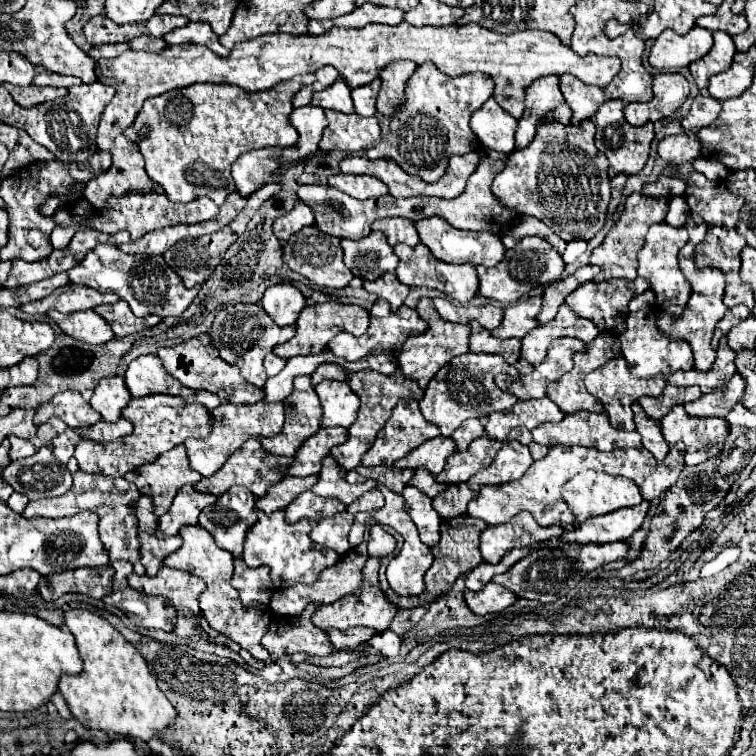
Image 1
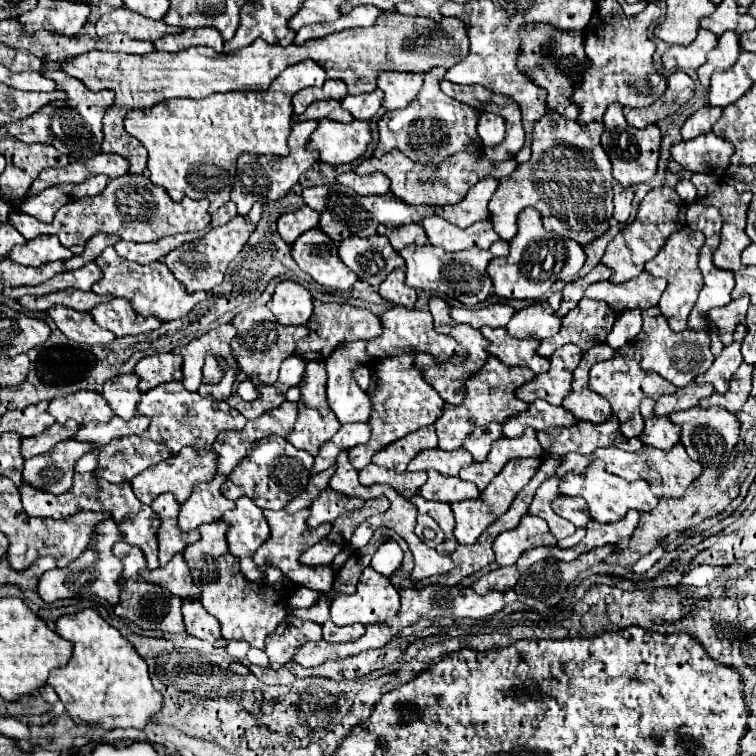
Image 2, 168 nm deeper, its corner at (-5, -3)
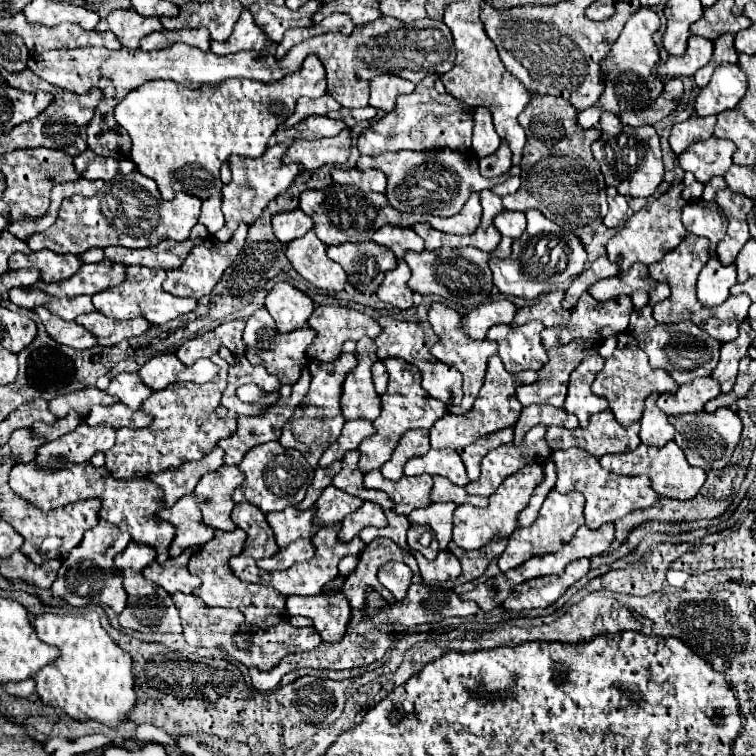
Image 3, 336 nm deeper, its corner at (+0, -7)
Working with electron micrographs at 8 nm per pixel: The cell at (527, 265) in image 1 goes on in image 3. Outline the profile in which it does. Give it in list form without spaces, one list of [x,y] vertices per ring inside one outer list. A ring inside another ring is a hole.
[[[527,210],[527,228],[521,238],[513,240],[513,252],[509,258],[491,258],[489,268],[493,272],[493,284],[505,296],[519,296],[533,300],[539,294],[553,290],[551,286],[573,280],[583,272],[587,252],[581,240],[573,232],[561,230],[555,222],[547,220],[539,210]]]

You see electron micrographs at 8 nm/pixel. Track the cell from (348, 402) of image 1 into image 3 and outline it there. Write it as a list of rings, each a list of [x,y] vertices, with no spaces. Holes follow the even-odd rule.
[[[361,338],[365,342],[365,356],[357,356],[357,366],[347,374],[341,386],[341,412],[345,420],[369,420],[379,416],[379,396],[373,390],[371,366],[377,362],[377,346],[371,338]]]

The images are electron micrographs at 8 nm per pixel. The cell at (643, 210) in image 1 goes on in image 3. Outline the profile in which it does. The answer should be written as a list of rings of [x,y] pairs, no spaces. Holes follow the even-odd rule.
[[[681,184],[671,186],[657,200],[649,202],[645,208],[641,208],[637,214],[633,214],[625,222],[625,226],[609,240],[607,258],[611,262],[619,262],[621,272],[629,270],[635,262],[641,262],[641,264],[659,262],[669,250],[677,248],[679,242],[687,236],[687,230],[681,224],[681,208],[683,206],[685,206],[685,200],[681,198]]]

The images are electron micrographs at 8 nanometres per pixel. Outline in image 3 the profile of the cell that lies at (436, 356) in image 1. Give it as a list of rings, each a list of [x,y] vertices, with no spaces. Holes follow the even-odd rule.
[[[431,304],[429,308],[429,324],[433,328],[433,332],[439,337],[439,341],[431,348],[431,354],[441,362],[452,366],[459,370],[463,374],[463,380],[465,380],[465,398],[461,402],[461,406],[447,406],[447,410],[451,414],[467,414],[479,394],[479,388],[483,386],[483,376],[485,376],[485,370],[487,370],[487,360],[489,356],[493,356],[497,352],[497,342],[489,342],[489,340],[471,340],[469,336],[465,336],[465,332],[461,330],[459,326],[461,322],[461,316],[445,306],[445,304]]]

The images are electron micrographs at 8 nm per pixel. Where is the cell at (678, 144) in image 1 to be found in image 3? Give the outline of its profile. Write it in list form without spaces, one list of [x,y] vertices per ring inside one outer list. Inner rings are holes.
[[[709,138],[705,142],[695,142],[689,146],[689,150],[683,150],[679,154],[679,166],[685,172],[691,172],[695,180],[709,182],[715,176],[725,176],[725,172],[731,168],[733,152],[733,142]]]

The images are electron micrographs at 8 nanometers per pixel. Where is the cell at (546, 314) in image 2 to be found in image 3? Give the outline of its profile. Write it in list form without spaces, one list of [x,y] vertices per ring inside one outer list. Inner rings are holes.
[[[555,290],[551,294],[547,294],[541,302],[537,302],[535,306],[525,306],[525,308],[519,308],[517,314],[515,314],[515,320],[513,320],[513,326],[519,326],[519,324],[527,324],[531,320],[539,320],[545,324],[545,328],[555,328],[555,326],[565,326],[567,320],[569,320],[569,310],[563,310],[561,308],[561,302],[563,300],[563,292]]]

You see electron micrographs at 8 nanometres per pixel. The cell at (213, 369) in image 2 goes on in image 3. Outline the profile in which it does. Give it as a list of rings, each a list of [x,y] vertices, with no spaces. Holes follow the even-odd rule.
[[[219,356],[211,361],[221,367],[219,374],[204,384],[173,384],[165,390],[153,392],[141,406],[145,414],[153,416],[151,426],[143,430],[117,430],[117,442],[105,452],[105,468],[119,480],[133,480],[139,476],[177,468],[189,460],[201,460],[219,440],[229,438],[237,430],[237,416],[217,418],[215,409],[221,404],[221,396],[227,386],[229,364]]]

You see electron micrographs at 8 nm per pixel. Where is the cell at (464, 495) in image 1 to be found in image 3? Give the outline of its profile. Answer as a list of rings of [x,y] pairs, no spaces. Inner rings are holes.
[[[529,464],[529,466],[521,468],[517,474],[505,478],[505,482],[501,482],[501,486],[493,492],[493,496],[489,496],[487,508],[475,508],[471,504],[457,506],[457,510],[453,514],[453,540],[455,540],[455,544],[465,550],[477,550],[477,548],[489,544],[491,540],[495,540],[495,536],[497,538],[509,536],[517,528],[517,512],[527,506],[535,486],[541,480],[543,480],[543,468],[539,464]]]

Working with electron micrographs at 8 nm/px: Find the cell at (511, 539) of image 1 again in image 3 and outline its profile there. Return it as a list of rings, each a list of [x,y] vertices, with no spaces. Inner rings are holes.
[[[555,490],[549,492],[549,496],[545,498],[543,506],[541,506],[541,514],[537,516],[537,520],[523,528],[523,530],[515,530],[509,538],[509,544],[505,548],[505,552],[499,556],[499,568],[501,572],[507,572],[511,568],[517,568],[519,564],[523,564],[525,560],[529,560],[531,556],[537,554],[551,554],[561,550],[577,532],[577,528],[583,524],[583,506],[585,506],[585,498],[583,494],[559,494]]]

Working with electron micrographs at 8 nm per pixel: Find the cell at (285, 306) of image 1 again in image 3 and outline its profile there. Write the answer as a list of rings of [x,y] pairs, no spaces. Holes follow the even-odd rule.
[[[279,282],[265,298],[265,308],[281,332],[303,328],[313,312],[313,300],[287,282]]]

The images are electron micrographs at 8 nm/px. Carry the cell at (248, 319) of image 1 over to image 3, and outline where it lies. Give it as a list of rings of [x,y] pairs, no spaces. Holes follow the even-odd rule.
[[[261,308],[261,310],[257,310],[247,320],[245,330],[243,330],[243,342],[247,346],[245,358],[253,366],[259,366],[261,364],[269,374],[277,376],[281,386],[285,386],[285,384],[291,386],[291,384],[297,382],[301,366],[307,362],[305,350],[313,342],[313,338],[315,338],[315,330],[311,330],[311,328],[299,328],[299,330],[293,330],[293,332],[287,332],[287,334],[275,330],[275,322],[273,322],[271,314],[265,308]]]

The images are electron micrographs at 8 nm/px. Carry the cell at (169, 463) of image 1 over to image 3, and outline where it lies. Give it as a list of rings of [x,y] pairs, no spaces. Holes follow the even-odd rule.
[[[215,448],[199,462],[185,462],[179,470],[165,470],[161,474],[149,474],[147,480],[153,480],[163,490],[163,504],[173,506],[179,498],[193,492],[195,484],[201,480],[203,474],[215,472],[223,464],[223,450]]]

